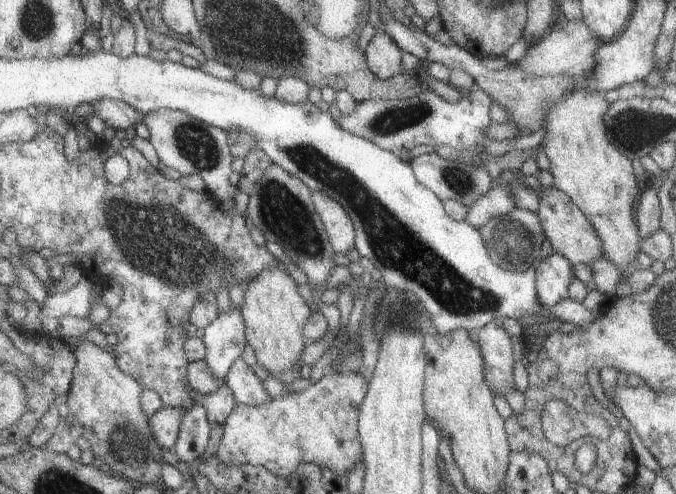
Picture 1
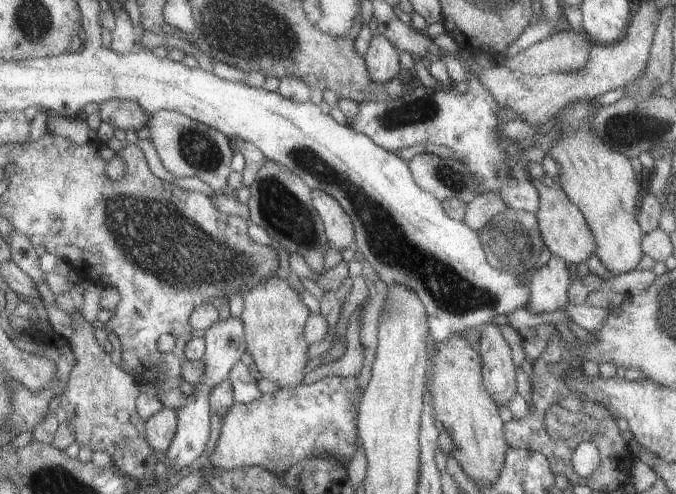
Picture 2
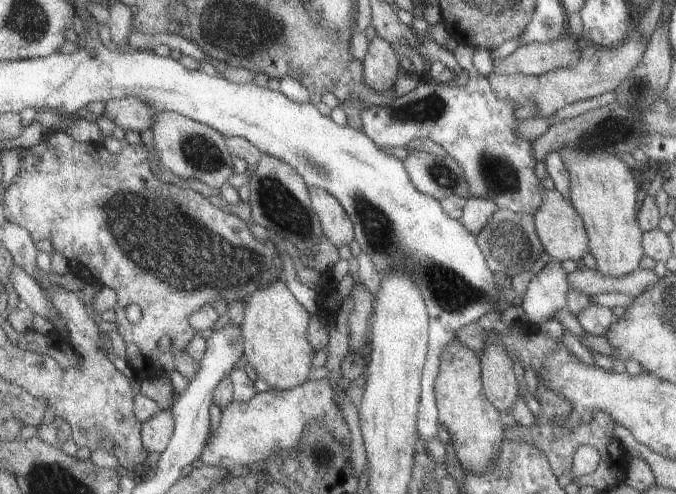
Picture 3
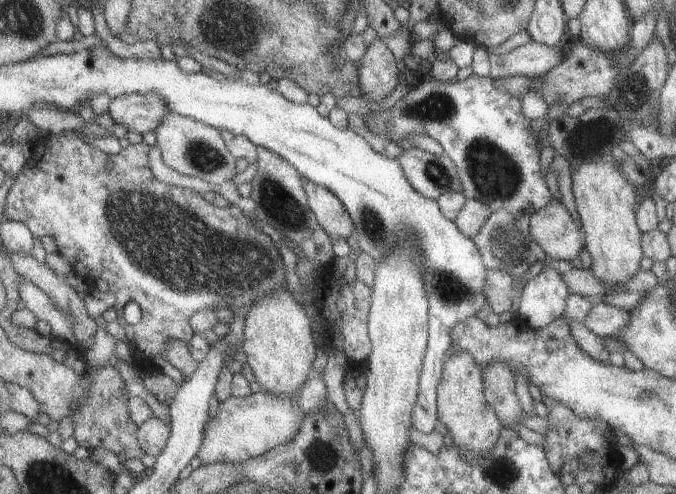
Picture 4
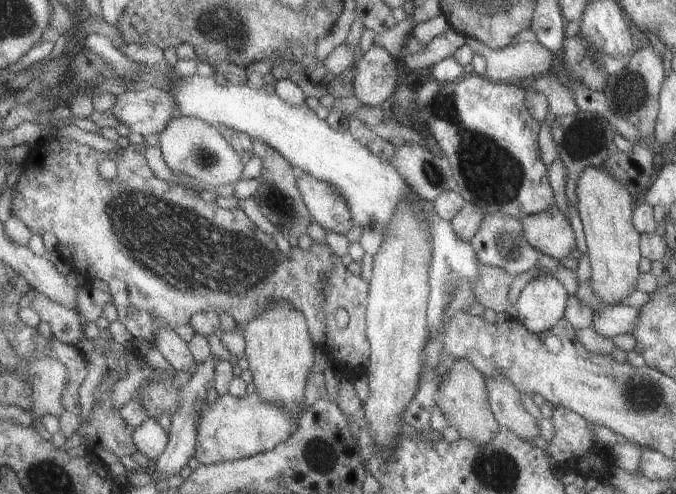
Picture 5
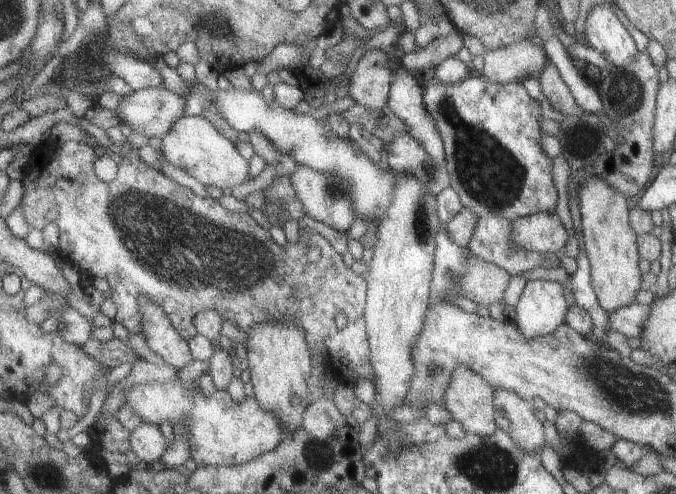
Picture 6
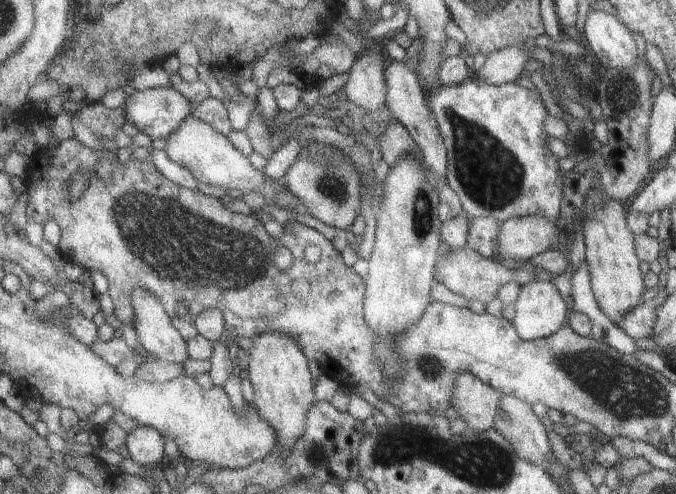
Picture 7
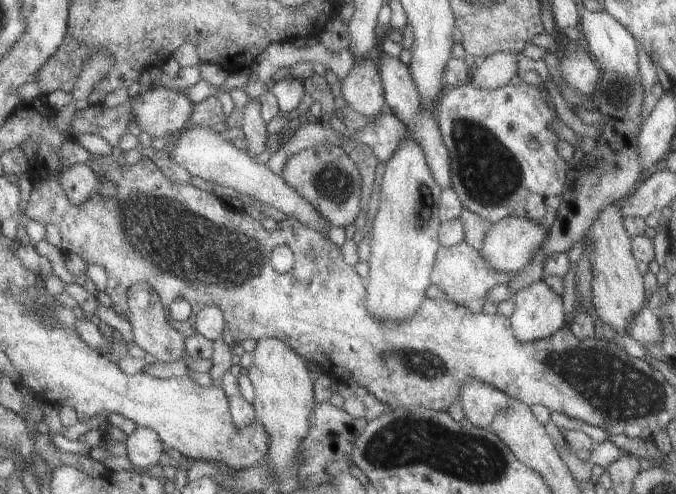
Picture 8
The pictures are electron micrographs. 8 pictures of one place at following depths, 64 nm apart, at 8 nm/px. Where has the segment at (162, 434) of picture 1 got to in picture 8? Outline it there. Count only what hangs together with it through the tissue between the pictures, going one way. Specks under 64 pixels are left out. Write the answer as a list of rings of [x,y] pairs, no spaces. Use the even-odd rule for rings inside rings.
[[[137,427],[125,442],[127,458],[134,468],[149,469],[159,462],[159,456],[166,452],[165,445],[152,428]]]

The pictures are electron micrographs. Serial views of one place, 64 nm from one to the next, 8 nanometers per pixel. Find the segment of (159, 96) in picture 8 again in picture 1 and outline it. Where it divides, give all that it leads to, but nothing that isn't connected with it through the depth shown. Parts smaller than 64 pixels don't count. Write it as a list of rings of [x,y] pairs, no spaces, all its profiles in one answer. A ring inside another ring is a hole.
[[[107,98],[93,103],[92,106],[94,115],[115,129],[135,128],[136,124],[146,119],[141,110],[135,108],[134,105],[127,104],[126,101]]]

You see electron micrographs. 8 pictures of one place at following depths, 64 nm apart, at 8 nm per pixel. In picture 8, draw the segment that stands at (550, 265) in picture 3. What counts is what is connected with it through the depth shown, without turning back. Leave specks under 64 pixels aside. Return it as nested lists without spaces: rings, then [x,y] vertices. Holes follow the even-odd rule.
[[[541,279],[516,290],[511,300],[514,307],[508,322],[519,342],[548,337],[567,325],[561,296],[553,293]]]

